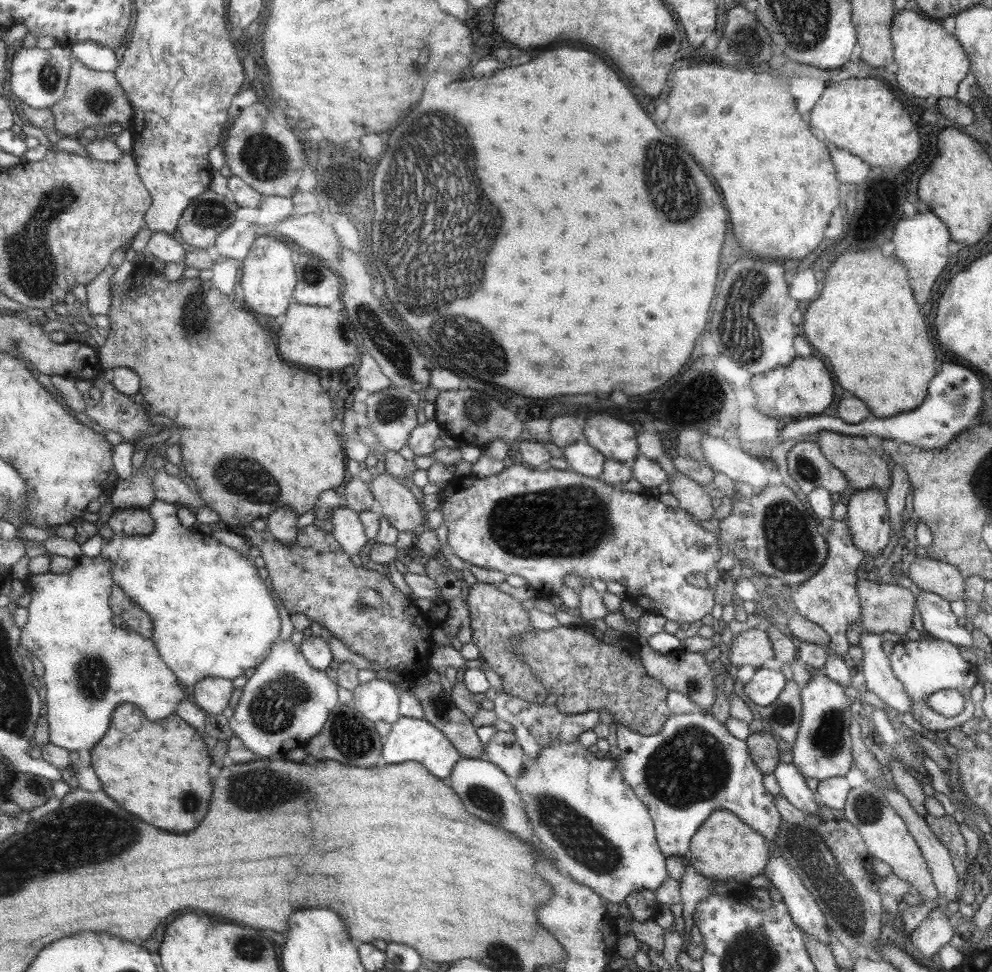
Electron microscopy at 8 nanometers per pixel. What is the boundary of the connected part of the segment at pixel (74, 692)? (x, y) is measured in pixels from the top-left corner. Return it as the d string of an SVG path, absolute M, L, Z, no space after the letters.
M102 554L85 556L69 574L30 574L27 587L32 595L29 620L23 627L23 646L45 666L43 682L47 686L45 712L50 723L51 741L68 750L93 750L110 731L113 718L120 705L132 702L144 710L148 720L164 720L174 714L182 700L184 690L180 680L159 655L155 642L136 631L128 632L114 624L115 610L111 599L116 586L114 563Z

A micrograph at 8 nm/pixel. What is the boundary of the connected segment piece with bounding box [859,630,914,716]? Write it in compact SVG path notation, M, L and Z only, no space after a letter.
M864 630L860 632L860 644L864 652L863 666L866 688L874 692L890 709L903 716L914 712L912 697L908 695L904 685L896 678L889 663L889 658L882 648L883 636Z

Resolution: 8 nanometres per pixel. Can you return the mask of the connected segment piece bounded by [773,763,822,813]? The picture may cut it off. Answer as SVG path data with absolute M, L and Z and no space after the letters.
M778 763L773 773L780 786L780 795L787 797L800 811L818 813L822 798L812 792L806 784L806 777L794 763Z

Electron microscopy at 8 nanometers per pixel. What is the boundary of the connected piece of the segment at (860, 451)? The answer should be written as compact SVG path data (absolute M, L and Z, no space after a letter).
M820 431L815 442L818 443L822 454L828 459L828 462L846 475L848 486L856 491L878 488L878 490L886 493L888 488L890 488L892 480L890 480L888 464L872 448L866 446L862 436L854 437L832 431Z

